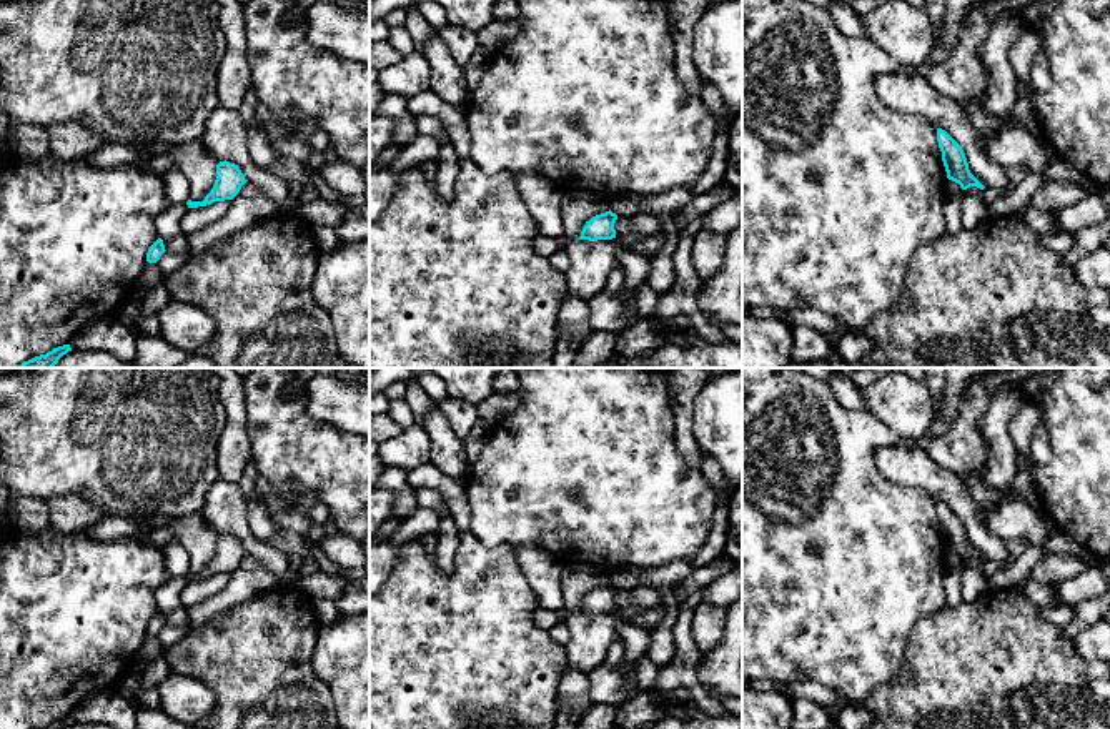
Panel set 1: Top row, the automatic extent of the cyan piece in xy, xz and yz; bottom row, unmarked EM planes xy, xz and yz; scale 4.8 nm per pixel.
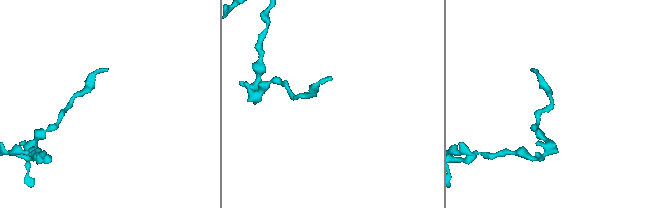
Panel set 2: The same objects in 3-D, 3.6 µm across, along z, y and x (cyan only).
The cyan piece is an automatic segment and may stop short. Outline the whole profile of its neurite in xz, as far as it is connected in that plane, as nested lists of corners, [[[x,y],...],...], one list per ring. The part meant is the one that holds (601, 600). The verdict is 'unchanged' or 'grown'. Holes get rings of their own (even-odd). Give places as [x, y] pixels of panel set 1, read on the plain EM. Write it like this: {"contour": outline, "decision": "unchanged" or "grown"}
{"contour": [[[611,583],[601,588],[592,589],[589,594],[586,594],[581,609],[577,612],[612,612],[616,611],[614,596],[617,593],[617,588]]], "decision": "unchanged"}

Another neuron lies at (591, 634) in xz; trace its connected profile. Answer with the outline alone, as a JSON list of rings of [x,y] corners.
[[[569,612],[564,624],[569,629],[566,646],[567,666],[584,672],[587,677],[599,667],[604,667],[607,647],[619,636],[617,621],[621,612]]]

